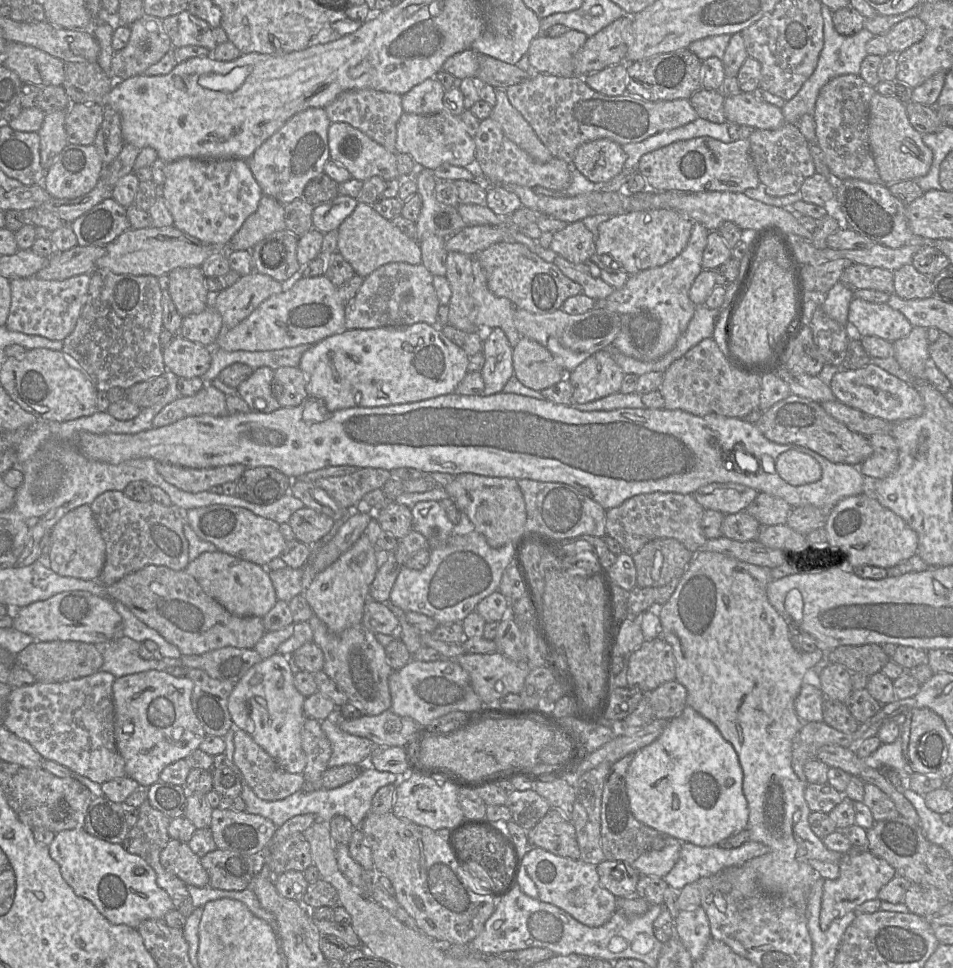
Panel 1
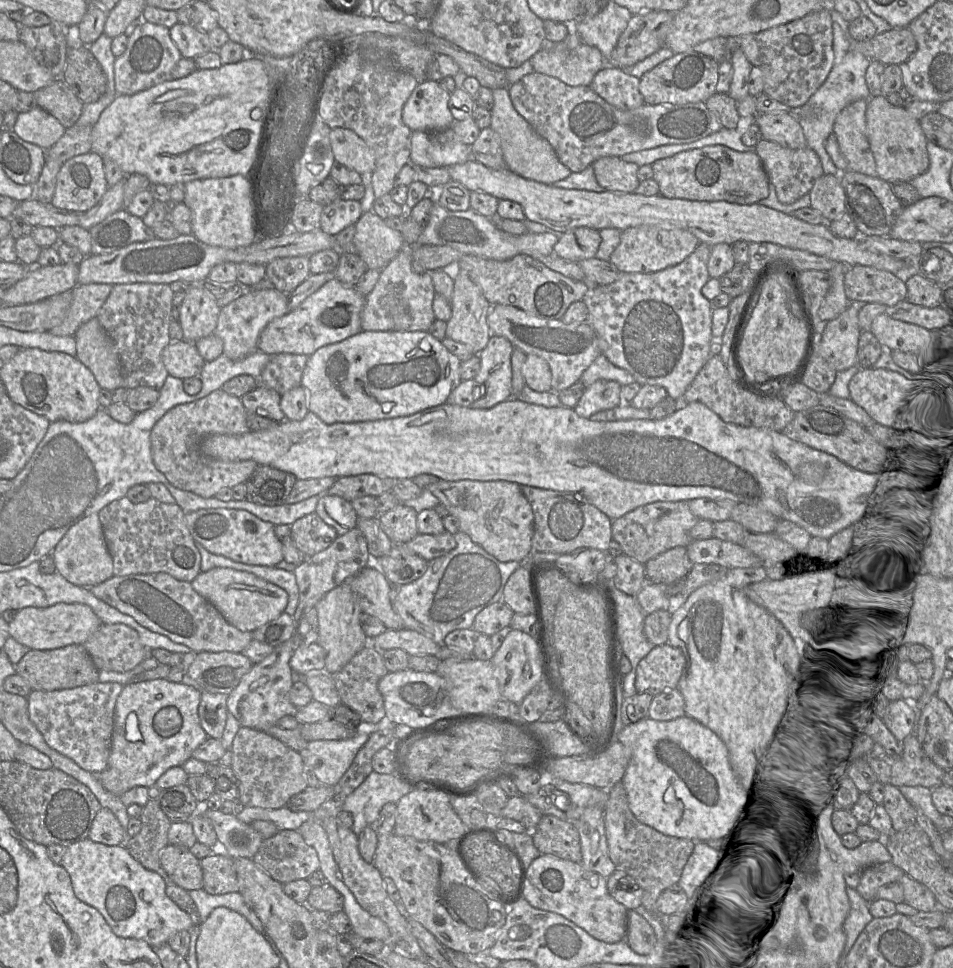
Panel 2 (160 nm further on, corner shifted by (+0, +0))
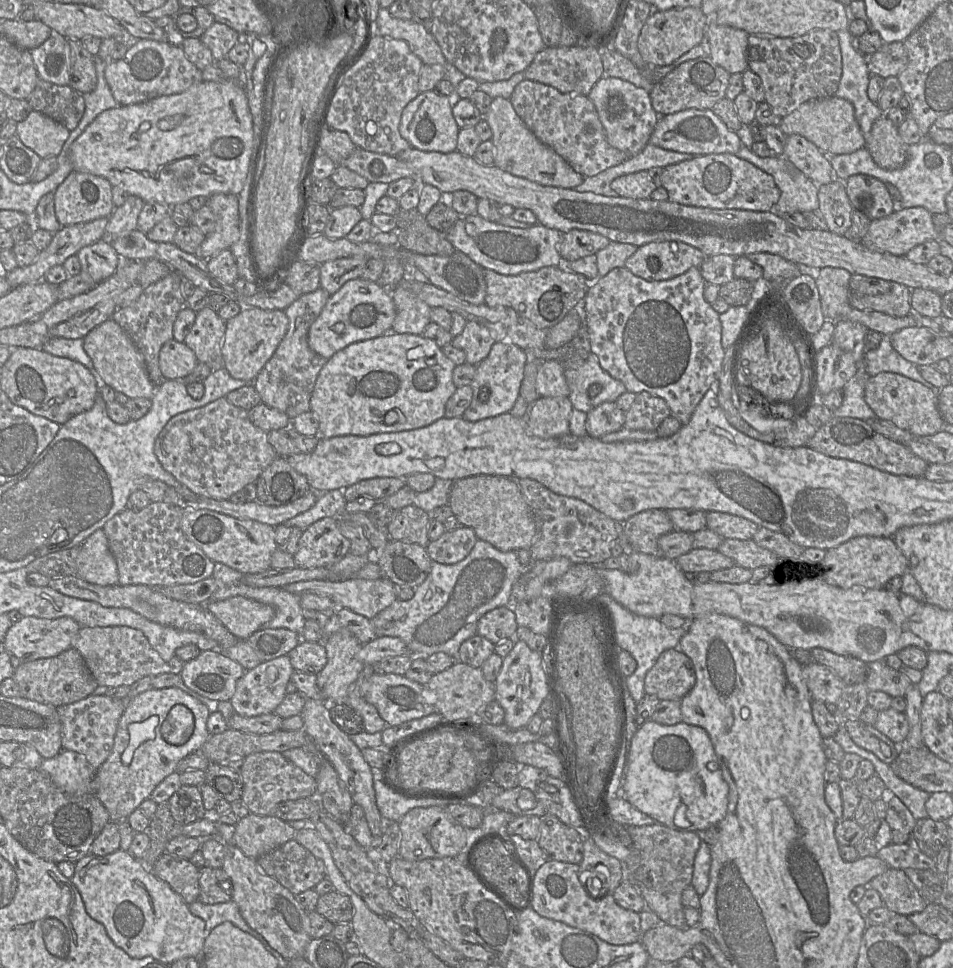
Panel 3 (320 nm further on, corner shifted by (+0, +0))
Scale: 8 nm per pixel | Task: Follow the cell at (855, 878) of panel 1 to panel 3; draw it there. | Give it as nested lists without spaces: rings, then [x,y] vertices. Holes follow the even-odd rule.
[[[889,868],[873,878],[868,885],[876,890],[893,914],[909,916],[925,909],[927,901],[903,870]]]

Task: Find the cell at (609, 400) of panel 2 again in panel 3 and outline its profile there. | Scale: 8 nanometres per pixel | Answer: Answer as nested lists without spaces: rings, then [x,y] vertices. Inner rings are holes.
[[[604,402],[587,413],[585,428],[590,437],[600,439],[602,436],[616,432],[625,424],[626,412],[615,402]]]

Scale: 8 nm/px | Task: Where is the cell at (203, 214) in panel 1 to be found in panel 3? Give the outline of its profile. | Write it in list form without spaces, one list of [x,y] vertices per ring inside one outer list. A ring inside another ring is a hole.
[[[213,194],[207,203],[215,215],[215,229],[206,235],[198,255],[208,260],[224,249],[229,249],[240,237],[238,195]]]

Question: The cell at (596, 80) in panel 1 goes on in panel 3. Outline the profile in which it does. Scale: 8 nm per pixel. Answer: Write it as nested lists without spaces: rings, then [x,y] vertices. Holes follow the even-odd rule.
[[[602,77],[592,87],[588,97],[595,105],[611,146],[627,157],[633,157],[644,149],[660,117],[653,109],[650,94],[646,90],[621,78]]]

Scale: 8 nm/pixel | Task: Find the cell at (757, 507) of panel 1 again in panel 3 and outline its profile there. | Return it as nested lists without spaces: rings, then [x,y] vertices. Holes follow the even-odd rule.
[[[706,512],[706,528],[716,532],[722,538],[750,540],[760,526],[741,516],[718,512]]]

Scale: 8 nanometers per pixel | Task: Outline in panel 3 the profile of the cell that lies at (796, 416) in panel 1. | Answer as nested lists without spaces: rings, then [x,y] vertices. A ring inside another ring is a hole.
[[[833,416],[816,430],[807,446],[834,458],[848,459],[894,475],[923,477],[928,463],[914,454],[907,445],[895,442],[876,432],[868,422],[853,417]]]

